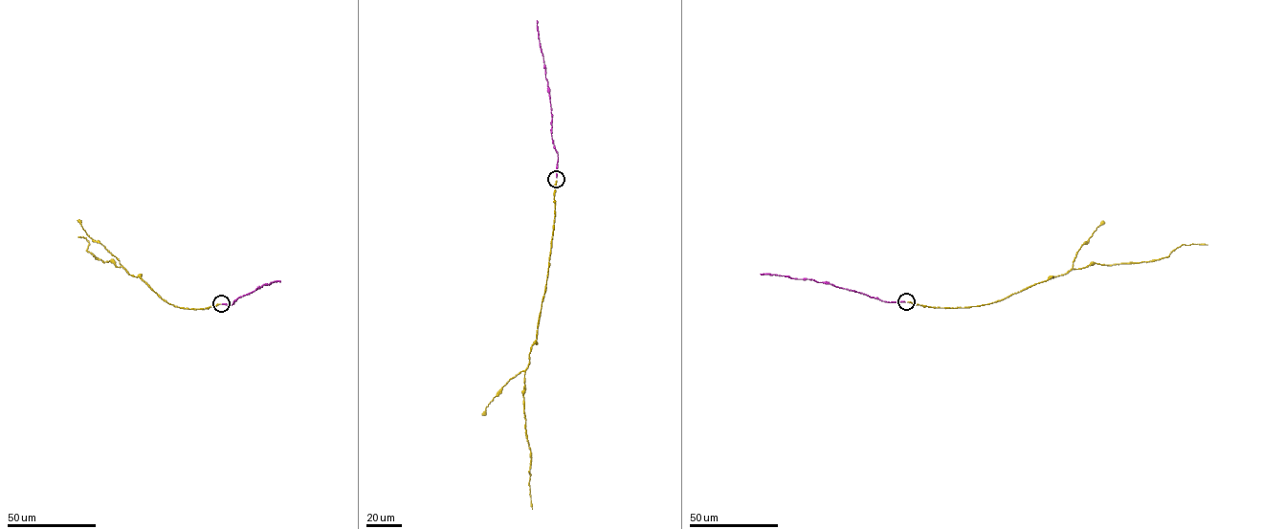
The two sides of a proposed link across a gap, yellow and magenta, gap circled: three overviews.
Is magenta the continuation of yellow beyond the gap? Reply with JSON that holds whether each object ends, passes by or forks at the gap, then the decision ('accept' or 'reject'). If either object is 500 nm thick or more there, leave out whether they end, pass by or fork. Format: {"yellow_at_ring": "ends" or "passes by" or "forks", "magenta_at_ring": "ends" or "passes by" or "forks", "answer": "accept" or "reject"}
{"yellow_at_ring": "ends", "magenta_at_ring": "ends", "answer": "accept"}

